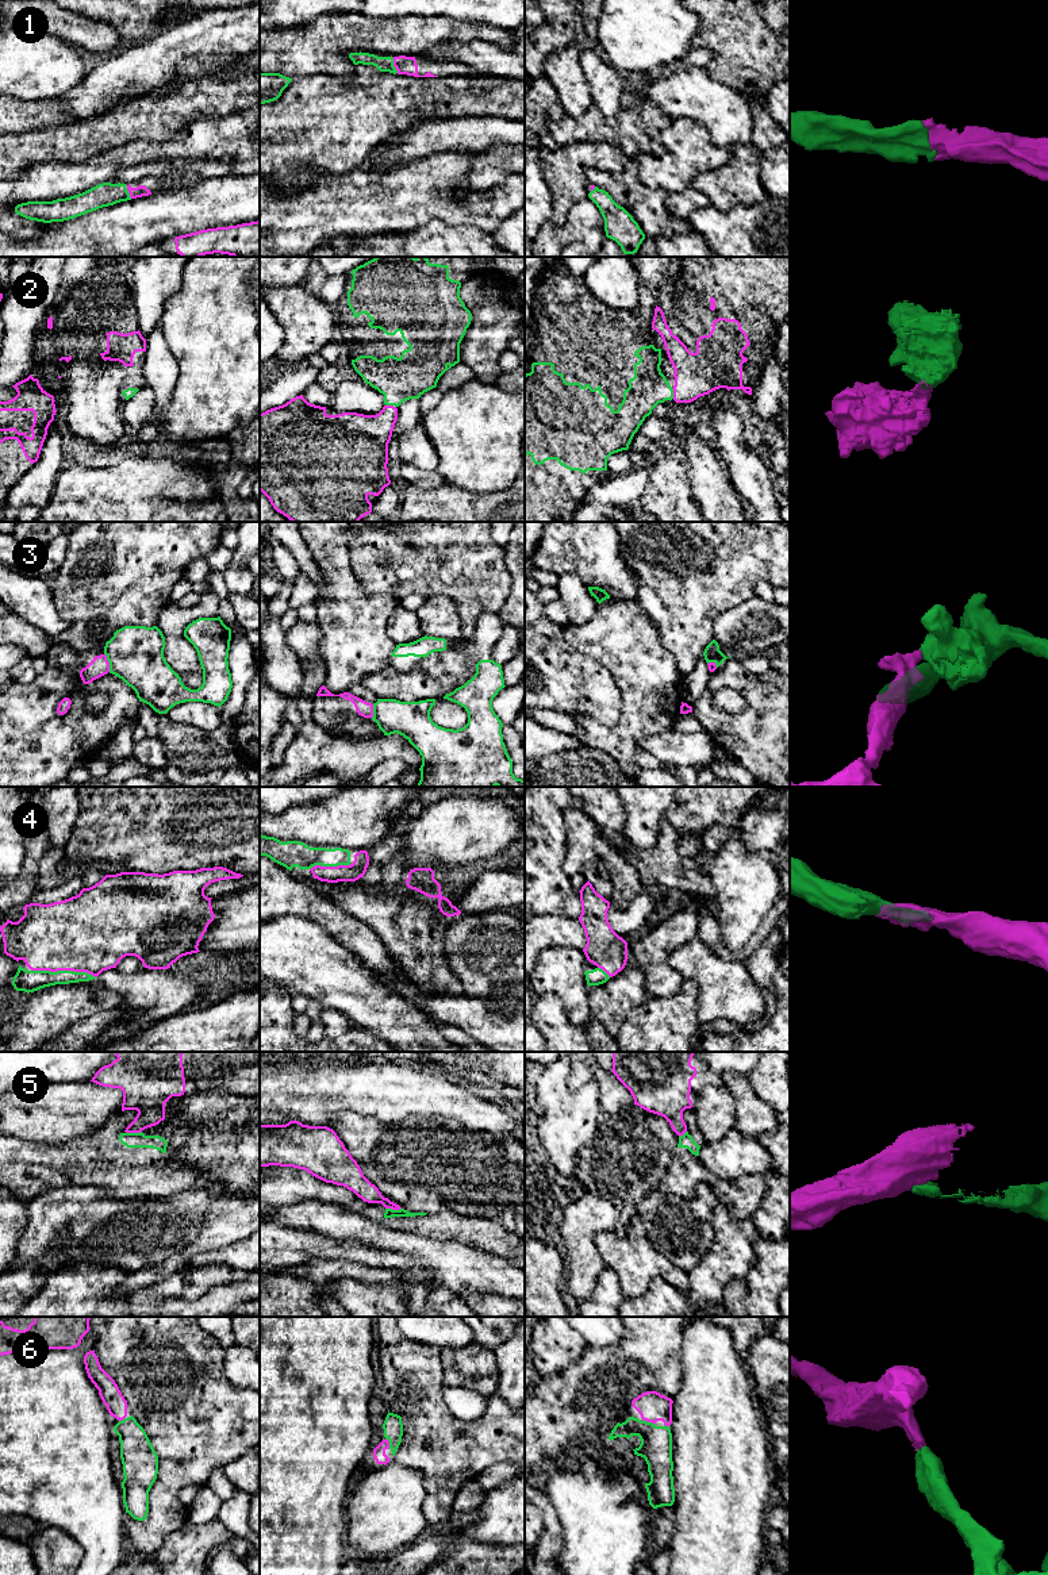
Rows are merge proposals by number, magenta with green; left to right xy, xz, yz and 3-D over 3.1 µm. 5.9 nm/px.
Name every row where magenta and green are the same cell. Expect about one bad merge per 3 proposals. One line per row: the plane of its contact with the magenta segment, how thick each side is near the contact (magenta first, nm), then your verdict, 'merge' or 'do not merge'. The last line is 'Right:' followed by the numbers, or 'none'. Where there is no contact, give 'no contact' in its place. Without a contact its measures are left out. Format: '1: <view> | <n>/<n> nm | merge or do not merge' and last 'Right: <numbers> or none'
1: xz | 110/100 nm | merge
2: yz | 260/220 nm | merge
3: xy | 120/340 nm | do not merge
4: xy | 460/130 nm | merge
5: xy | 240/100 nm | do not merge
6: xz | 80/120 nm | merge
Right: 1, 2, 4, 6

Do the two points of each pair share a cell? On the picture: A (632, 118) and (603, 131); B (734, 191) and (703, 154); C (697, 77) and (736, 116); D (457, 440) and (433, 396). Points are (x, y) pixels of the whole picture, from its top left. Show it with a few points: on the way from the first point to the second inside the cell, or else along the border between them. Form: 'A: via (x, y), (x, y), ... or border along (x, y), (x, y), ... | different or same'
A: via (625, 125), (610, 129) | same
B: border along (729, 148), (729, 162), (701, 172), (690, 184) | different
C: via (705, 88), (725, 108) | same
D: border along (444, 392), (444, 396), (422, 417) | different

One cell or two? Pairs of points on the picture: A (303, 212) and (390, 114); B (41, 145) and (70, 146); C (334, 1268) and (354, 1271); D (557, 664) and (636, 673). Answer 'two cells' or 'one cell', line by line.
A: two cells
B: one cell
C: one cell
D: two cells

